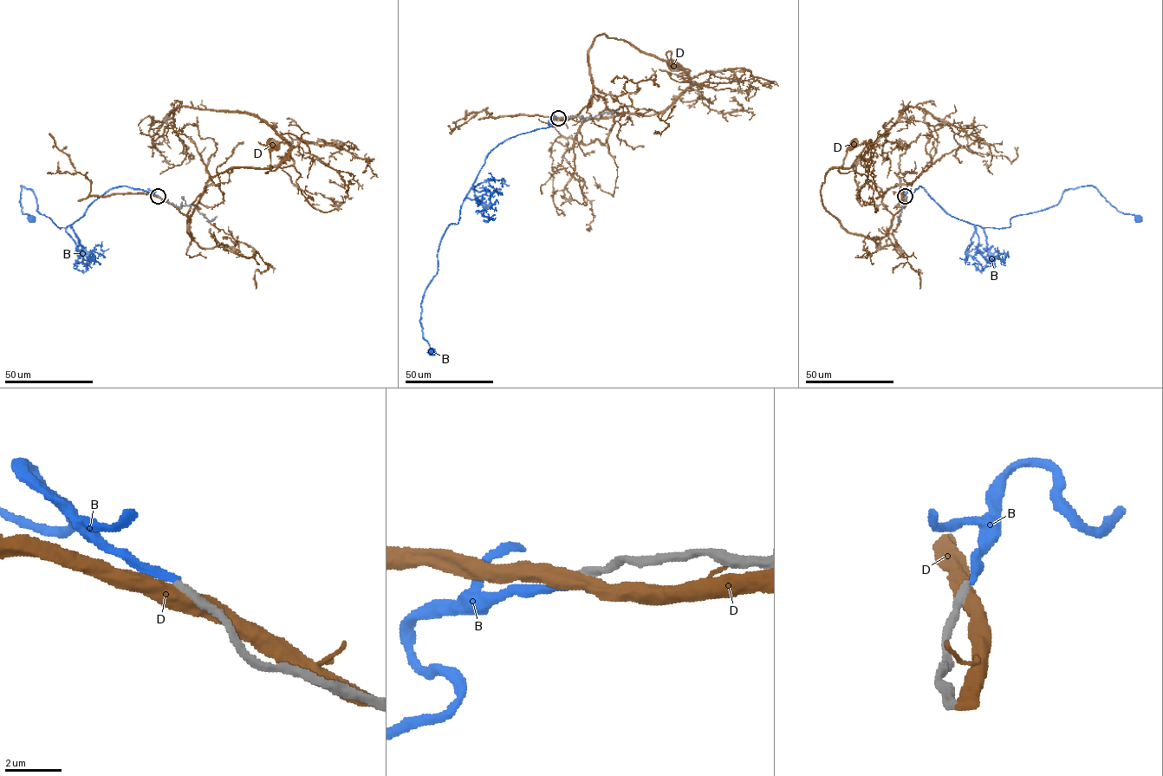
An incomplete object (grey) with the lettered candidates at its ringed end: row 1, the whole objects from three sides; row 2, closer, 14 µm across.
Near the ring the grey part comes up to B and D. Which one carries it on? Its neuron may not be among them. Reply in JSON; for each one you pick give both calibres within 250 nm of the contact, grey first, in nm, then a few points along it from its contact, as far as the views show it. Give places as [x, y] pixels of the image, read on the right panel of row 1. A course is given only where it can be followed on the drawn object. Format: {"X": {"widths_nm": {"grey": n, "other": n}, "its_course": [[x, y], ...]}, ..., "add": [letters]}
{"add": []}

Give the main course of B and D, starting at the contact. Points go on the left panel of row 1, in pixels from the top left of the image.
B: (158, 196), (115, 186), (59, 228), (20, 185), (22, 211), (31, 218)
D: (159, 197), (192, 239), (204, 185), (230, 169), (275, 169), (274, 143)

